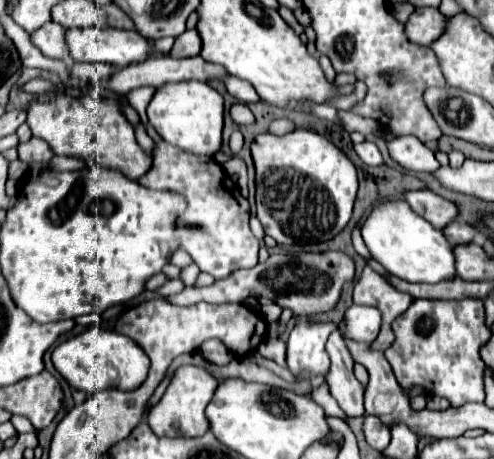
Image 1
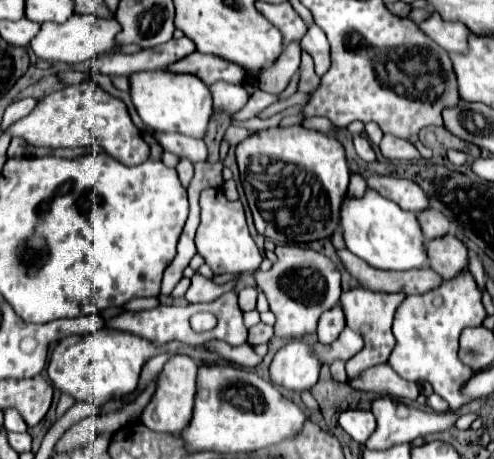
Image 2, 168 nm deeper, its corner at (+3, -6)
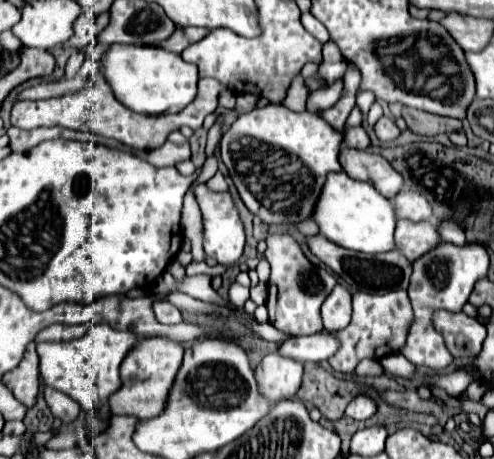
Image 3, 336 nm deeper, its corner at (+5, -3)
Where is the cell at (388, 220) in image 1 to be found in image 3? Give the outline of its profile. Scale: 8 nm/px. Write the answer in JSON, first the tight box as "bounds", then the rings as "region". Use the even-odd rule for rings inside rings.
{"bounds":[311,173,395,253],"region":[[[329,173],[325,179],[325,185],[321,189],[321,197],[315,203],[313,209],[313,217],[311,217],[317,227],[319,233],[323,237],[327,237],[329,241],[345,247],[345,249],[353,249],[353,251],[363,251],[363,253],[383,253],[389,249],[395,249],[395,241],[393,241],[393,229],[395,229],[395,213],[393,213],[393,203],[385,197],[381,197],[381,193],[377,193],[377,189],[373,189],[373,185],[369,183],[361,183],[357,179],[351,179],[347,173]]]}

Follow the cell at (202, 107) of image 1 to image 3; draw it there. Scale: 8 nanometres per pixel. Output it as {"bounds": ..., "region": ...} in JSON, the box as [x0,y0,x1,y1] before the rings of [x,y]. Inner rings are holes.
{"bounds":[101,45,199,115],"region":[[[109,45],[101,57],[101,73],[123,105],[145,115],[181,111],[193,101],[199,81],[197,65],[183,61],[177,53],[153,45]]]}

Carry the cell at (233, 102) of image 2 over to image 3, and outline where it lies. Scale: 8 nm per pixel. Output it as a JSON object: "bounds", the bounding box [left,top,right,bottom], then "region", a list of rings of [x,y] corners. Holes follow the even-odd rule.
{"bounds":[11,75,225,149],"region":[[[97,75],[87,83],[83,91],[69,93],[63,97],[53,97],[53,99],[39,99],[39,101],[17,101],[11,111],[11,123],[19,129],[35,129],[35,127],[67,127],[73,131],[89,131],[97,133],[101,137],[111,137],[117,139],[125,145],[131,145],[135,149],[157,149],[167,141],[167,135],[183,125],[191,129],[199,129],[203,125],[205,115],[215,111],[219,93],[225,87],[219,81],[213,79],[199,79],[197,83],[197,97],[179,113],[163,113],[163,115],[143,115],[143,113],[133,113],[127,109],[123,103],[119,103],[105,81],[103,75]]]}

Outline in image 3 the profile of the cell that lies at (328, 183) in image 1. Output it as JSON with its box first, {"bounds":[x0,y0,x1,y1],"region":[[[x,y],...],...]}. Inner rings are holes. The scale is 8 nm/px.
{"bounds":[219,105,343,223],"region":[[[265,105],[239,115],[229,125],[229,129],[223,133],[219,143],[219,157],[225,163],[229,177],[233,179],[239,191],[241,201],[247,205],[247,209],[253,215],[259,215],[261,221],[265,223],[285,223],[285,221],[297,223],[311,217],[327,173],[341,171],[339,165],[341,141],[343,135],[315,113],[309,111],[297,113],[283,105]]]}

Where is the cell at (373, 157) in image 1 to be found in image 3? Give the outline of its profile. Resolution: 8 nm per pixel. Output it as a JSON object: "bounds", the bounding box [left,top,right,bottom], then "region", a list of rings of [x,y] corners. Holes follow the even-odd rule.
{"bounds":[343,125,369,149],"region":[[[361,125],[345,127],[343,135],[345,135],[347,147],[351,147],[351,149],[367,149],[369,147],[369,135],[365,133],[365,129]]]}

